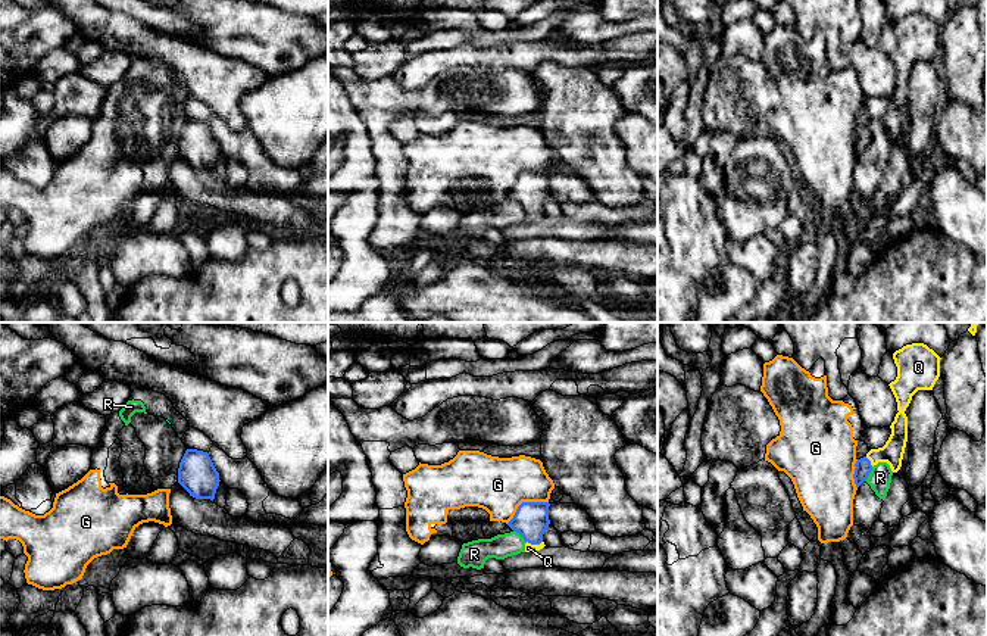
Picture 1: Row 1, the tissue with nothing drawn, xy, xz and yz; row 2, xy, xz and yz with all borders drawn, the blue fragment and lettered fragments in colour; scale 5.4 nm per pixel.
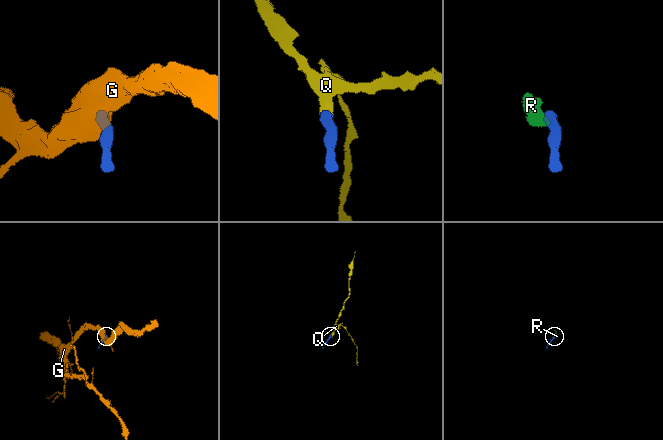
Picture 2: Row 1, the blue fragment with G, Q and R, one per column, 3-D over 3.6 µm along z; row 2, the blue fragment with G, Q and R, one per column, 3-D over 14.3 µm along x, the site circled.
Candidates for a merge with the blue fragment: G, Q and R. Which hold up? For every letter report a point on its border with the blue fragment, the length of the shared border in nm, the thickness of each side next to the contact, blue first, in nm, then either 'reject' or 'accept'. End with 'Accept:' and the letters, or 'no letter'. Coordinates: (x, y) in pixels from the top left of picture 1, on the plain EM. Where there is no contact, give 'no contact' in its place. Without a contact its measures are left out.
G: contact xz (524, 172); length 260 nm; calibres 190 and 300 nm; reject
Q: contact xz (534, 214); length 90 nm; calibres 190 and 50 nm; accept
R: contact xz (521, 205); length 100 nm; calibres 190 and 140 nm; reject
Accept: Q

